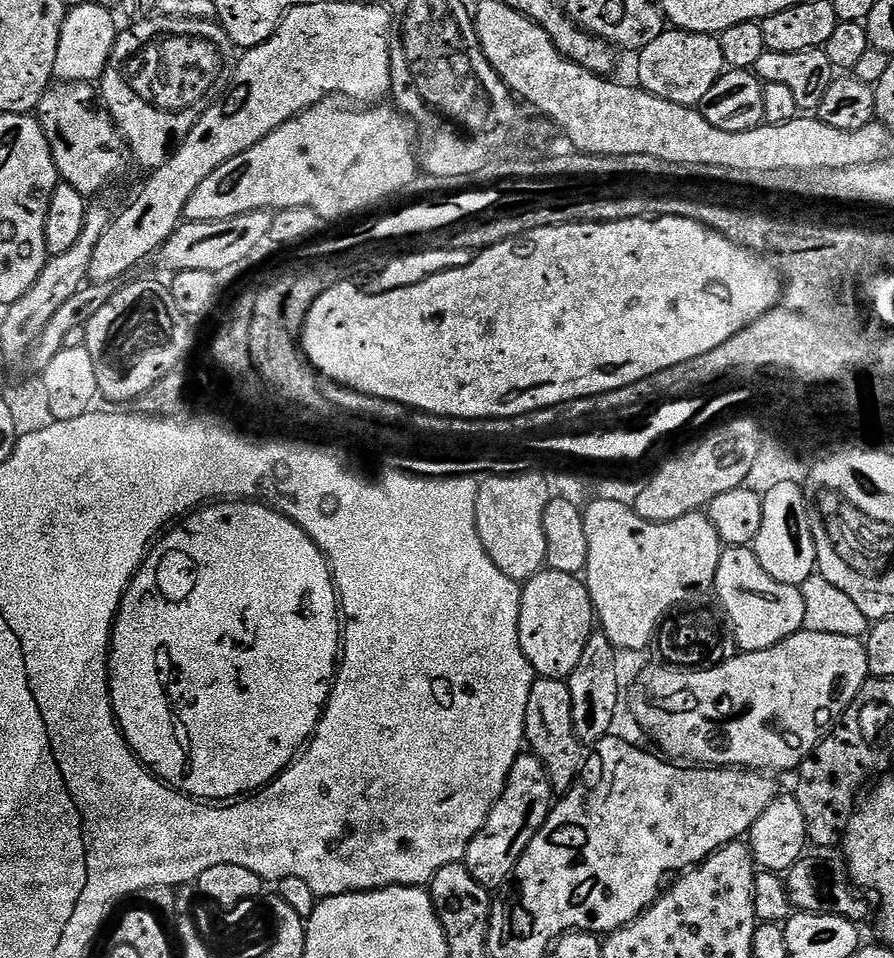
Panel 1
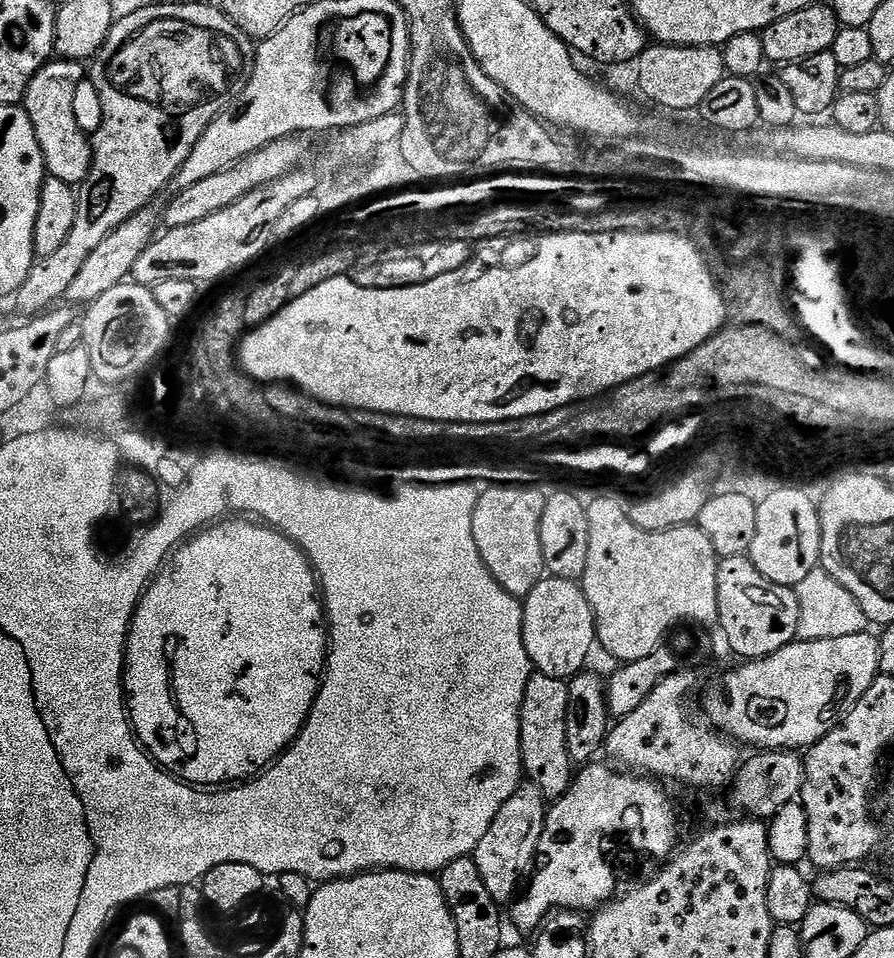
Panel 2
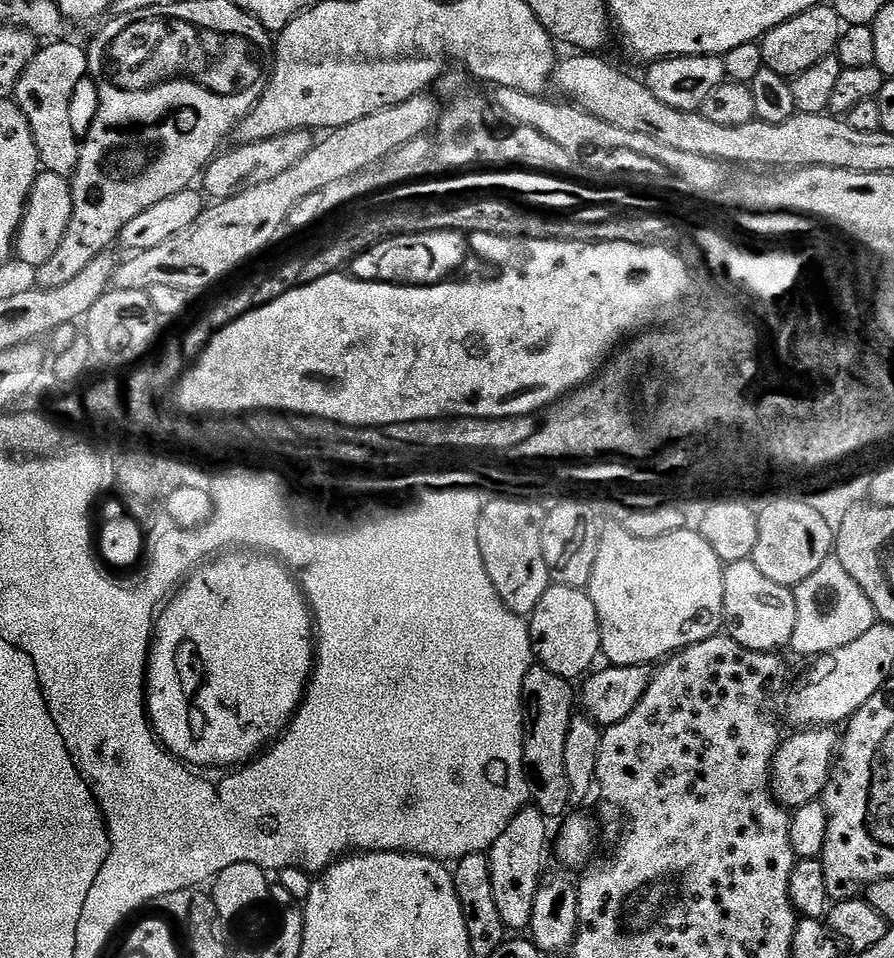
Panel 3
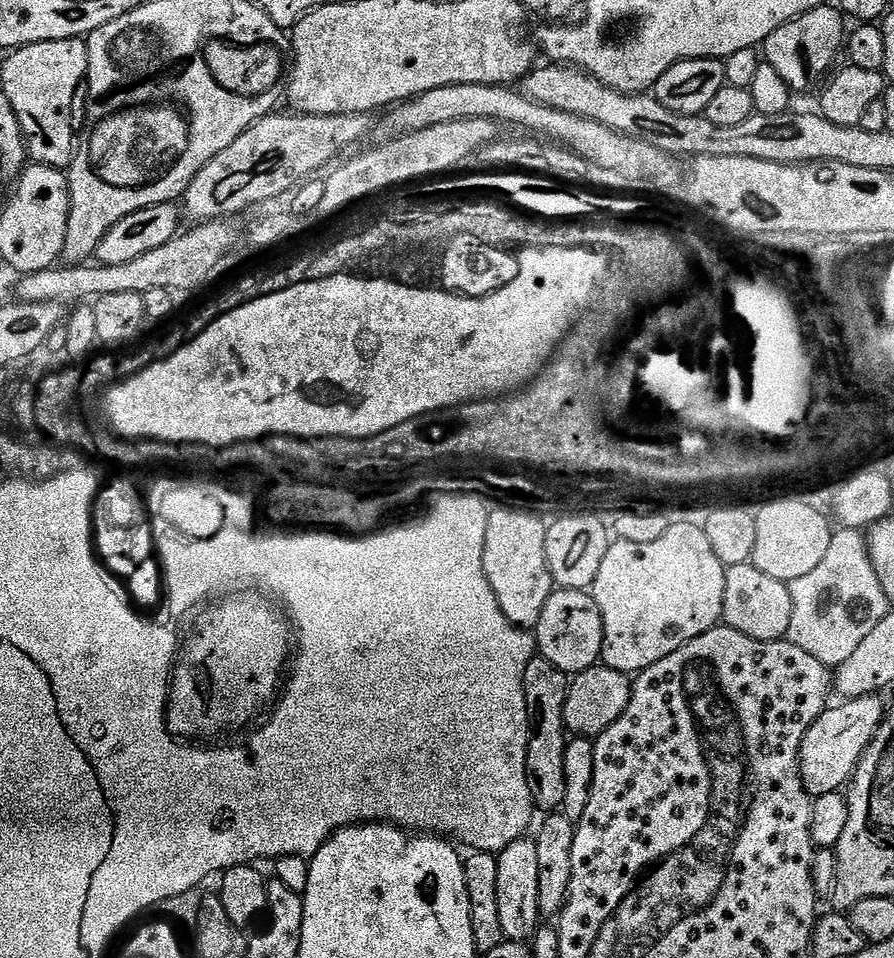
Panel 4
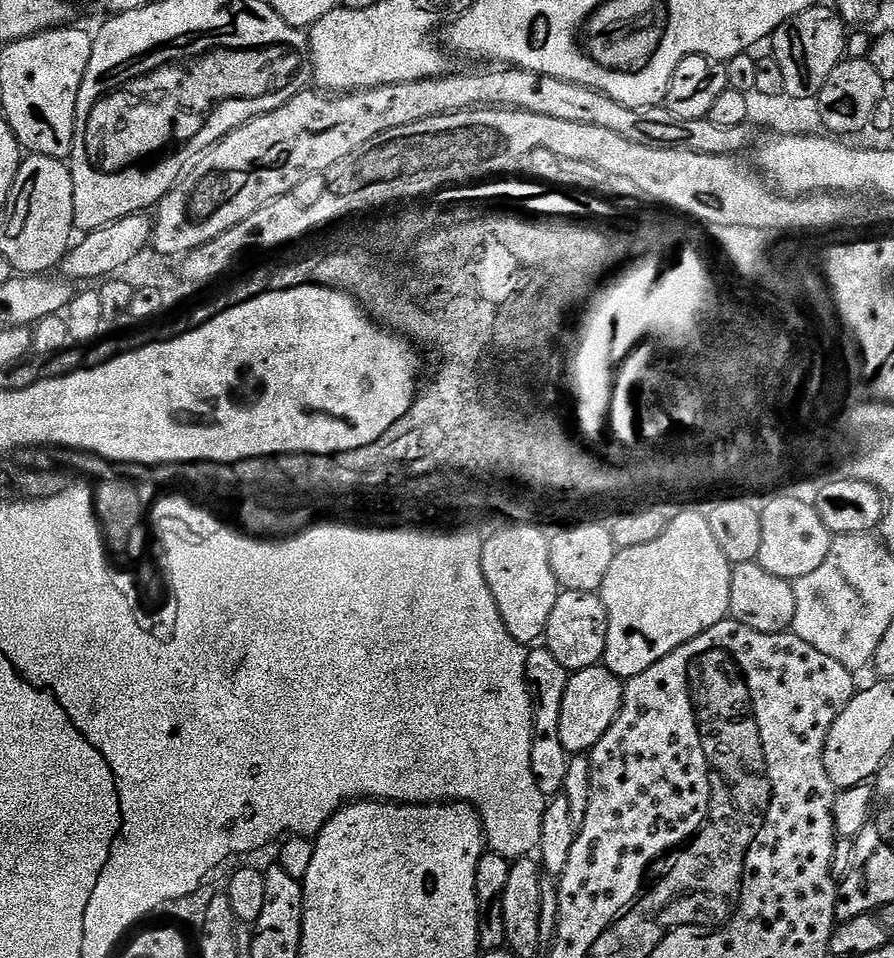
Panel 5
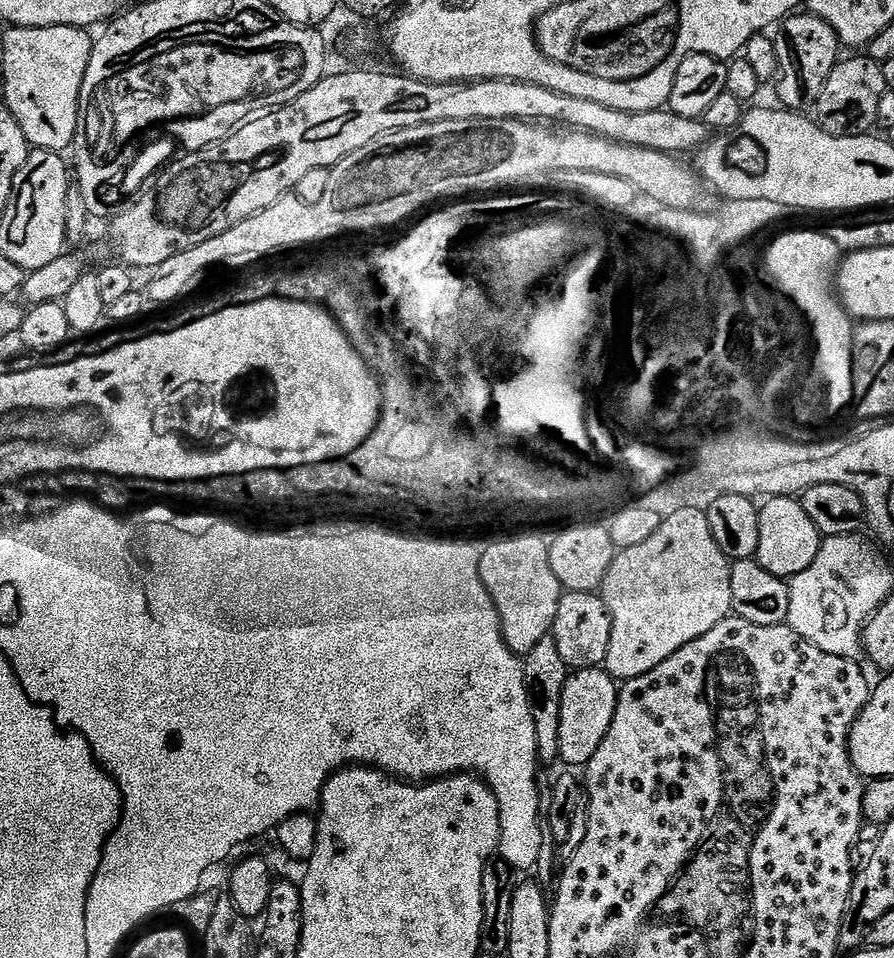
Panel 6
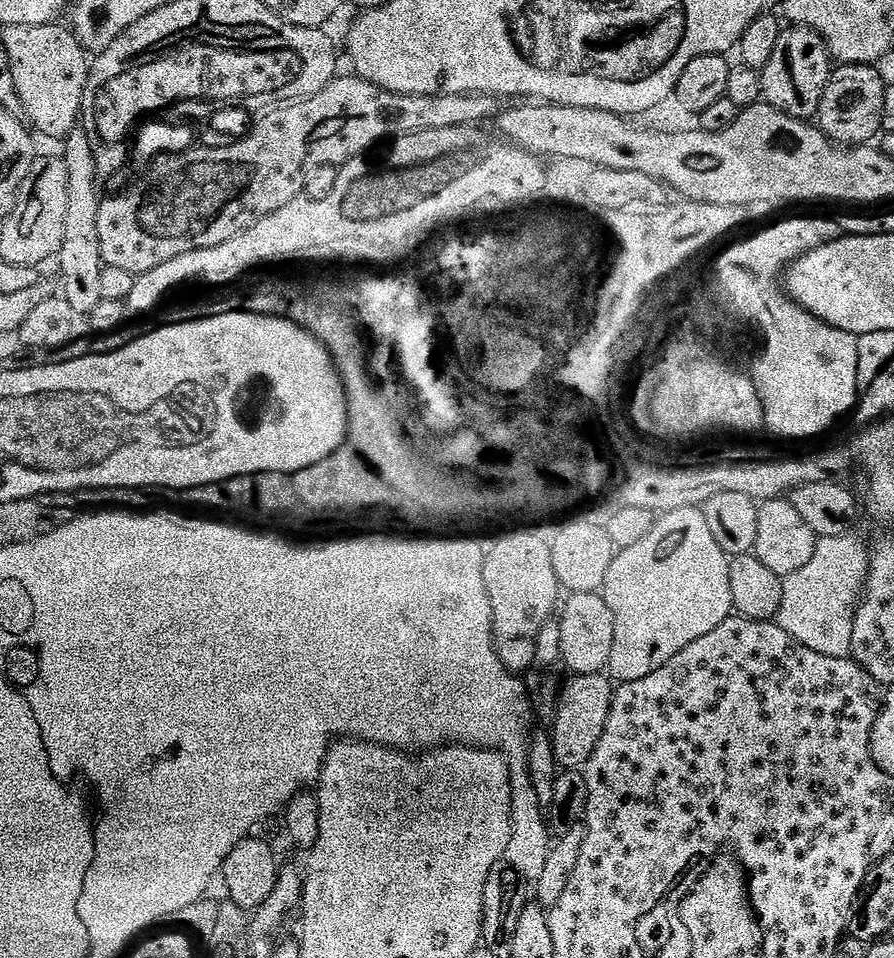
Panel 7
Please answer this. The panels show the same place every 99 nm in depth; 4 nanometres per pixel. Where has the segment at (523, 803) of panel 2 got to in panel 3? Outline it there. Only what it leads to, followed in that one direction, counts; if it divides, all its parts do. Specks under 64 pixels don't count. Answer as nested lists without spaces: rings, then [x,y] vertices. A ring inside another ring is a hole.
[[[525,806],[518,815],[502,830],[498,842],[487,853],[490,862],[490,882],[494,886],[494,902],[498,905],[498,914],[502,914],[505,929],[527,929],[530,918],[534,914],[534,894],[540,889],[540,882],[545,875],[544,855],[550,852],[550,832],[548,836],[549,821],[534,806]]]

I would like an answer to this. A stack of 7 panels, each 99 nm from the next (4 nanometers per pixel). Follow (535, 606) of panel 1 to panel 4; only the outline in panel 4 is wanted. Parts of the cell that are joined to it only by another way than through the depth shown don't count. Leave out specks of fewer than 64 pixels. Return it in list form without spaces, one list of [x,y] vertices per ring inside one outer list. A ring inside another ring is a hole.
[[[573,588],[553,590],[550,598],[546,598],[546,606],[542,606],[542,618],[538,618],[534,635],[539,655],[554,662],[554,666],[558,666],[558,670],[562,670],[569,677],[595,668],[601,663],[600,651],[604,645],[604,627],[598,602],[591,591]]]

